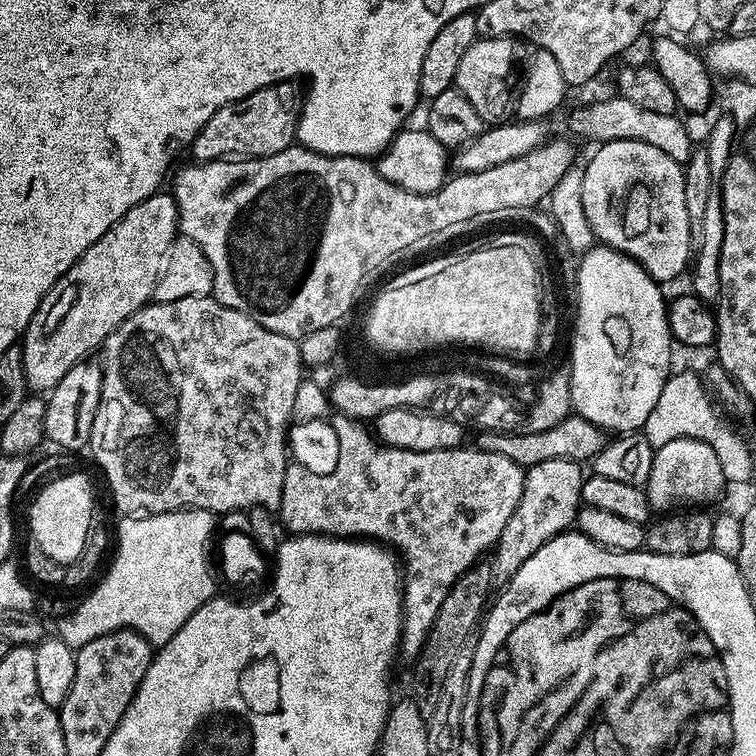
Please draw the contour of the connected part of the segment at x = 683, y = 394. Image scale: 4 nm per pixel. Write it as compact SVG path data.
M680 372L669 375L668 380L662 386L662 394L658 394L658 402L654 402L654 410L650 410L650 418L646 418L642 434L650 442L653 450L665 446L675 439L698 439L708 443L713 448L714 453L721 462L722 474L729 485L744 484L752 476L752 452L748 449L748 444L720 417L721 409L714 403L707 387L692 372Z

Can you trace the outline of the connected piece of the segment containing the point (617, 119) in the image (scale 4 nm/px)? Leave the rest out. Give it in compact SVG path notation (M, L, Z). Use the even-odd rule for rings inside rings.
M612 94L609 100L600 100L597 104L588 104L585 108L576 108L568 120L568 128L573 132L573 137L581 136L584 140L607 142L609 140L637 140L646 142L650 146L658 146L674 162L680 165L688 163L694 151L692 136L688 133L686 125L680 121L679 115L657 114L651 110L642 110L642 106L634 106L634 102L625 96ZM576 135L576 136L575 136Z

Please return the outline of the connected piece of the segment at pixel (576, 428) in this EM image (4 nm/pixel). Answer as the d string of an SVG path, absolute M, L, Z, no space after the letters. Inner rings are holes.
M570 414L558 422L558 426L550 426L537 432L482 432L475 433L475 447L484 452L502 454L502 458L510 458L518 467L527 470L530 466L538 466L538 462L546 462L546 458L566 458L577 462L590 462L609 442L609 433L603 428L594 426L581 416Z

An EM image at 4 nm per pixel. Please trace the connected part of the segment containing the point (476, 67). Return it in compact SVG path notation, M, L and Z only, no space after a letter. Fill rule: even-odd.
M485 36L477 38L462 54L462 62L458 62L455 88L478 110L485 125L495 126L513 119L516 103L520 97L519 87L512 88L512 79L516 76L516 44L510 36Z

